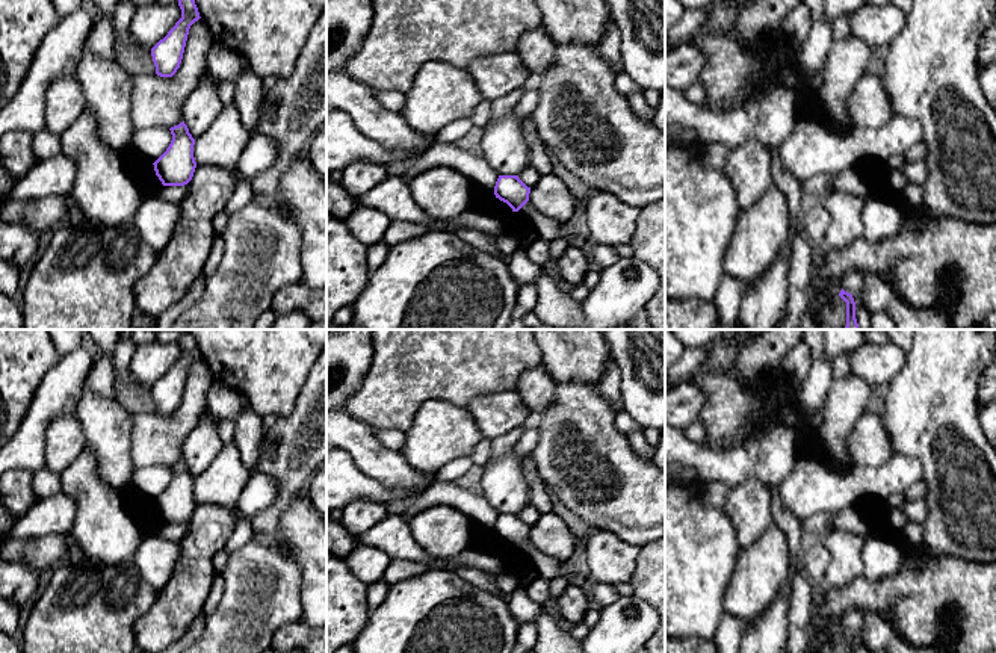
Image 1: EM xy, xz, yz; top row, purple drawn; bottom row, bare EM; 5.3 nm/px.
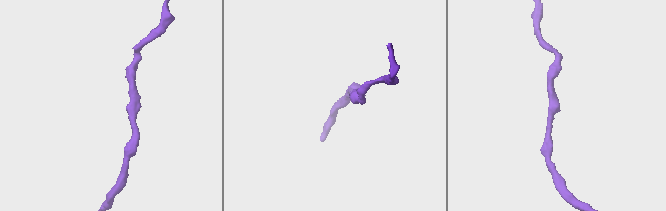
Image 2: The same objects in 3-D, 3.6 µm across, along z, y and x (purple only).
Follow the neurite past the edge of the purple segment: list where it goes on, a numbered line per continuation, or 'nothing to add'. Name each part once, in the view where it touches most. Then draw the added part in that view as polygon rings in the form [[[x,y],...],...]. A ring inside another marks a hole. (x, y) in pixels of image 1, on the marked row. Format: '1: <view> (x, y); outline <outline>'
nothing to add

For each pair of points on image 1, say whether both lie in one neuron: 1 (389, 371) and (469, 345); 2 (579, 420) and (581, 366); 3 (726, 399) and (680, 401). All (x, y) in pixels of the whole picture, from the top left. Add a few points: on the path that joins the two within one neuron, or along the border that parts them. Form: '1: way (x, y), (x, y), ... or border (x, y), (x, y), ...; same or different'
1: way (408, 365), (428, 345), (449, 345); same
2: border (556, 383), (585, 381), (597, 386); different
3: border (689, 381), (705, 395), (705, 405), (699, 419); different

